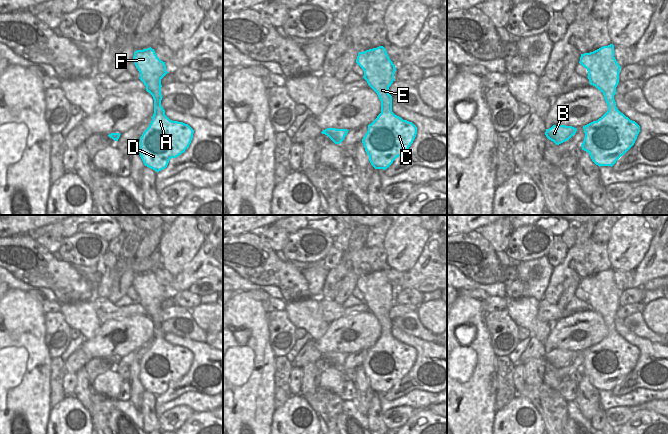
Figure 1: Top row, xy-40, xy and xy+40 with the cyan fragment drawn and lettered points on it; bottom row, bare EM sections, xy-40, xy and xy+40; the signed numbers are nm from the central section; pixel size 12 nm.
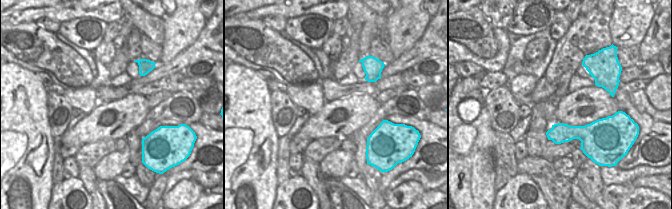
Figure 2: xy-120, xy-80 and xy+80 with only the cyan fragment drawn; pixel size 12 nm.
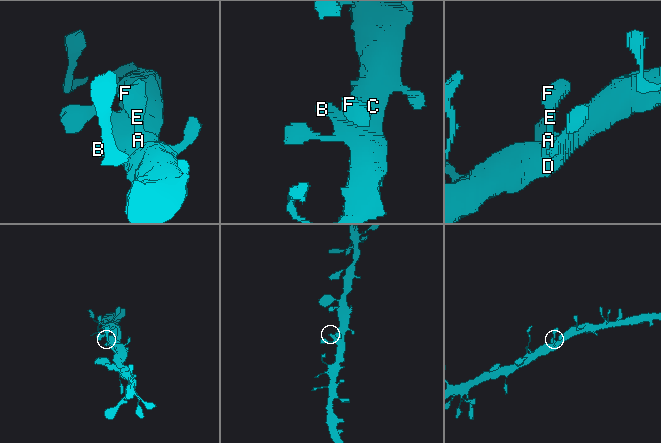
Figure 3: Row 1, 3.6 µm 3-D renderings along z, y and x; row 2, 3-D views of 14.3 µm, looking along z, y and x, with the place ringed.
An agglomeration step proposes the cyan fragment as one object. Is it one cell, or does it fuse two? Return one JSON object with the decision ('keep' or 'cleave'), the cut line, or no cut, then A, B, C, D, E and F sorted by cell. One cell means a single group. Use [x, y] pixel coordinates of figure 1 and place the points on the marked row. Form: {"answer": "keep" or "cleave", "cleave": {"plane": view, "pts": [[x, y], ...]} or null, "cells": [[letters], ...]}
{"answer": "keep", "cleave": null, "cells": [["A", "B", "C", "D", "E", "F"]]}

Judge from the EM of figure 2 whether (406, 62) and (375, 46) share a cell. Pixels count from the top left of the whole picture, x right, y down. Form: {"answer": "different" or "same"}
{"answer": "different"}

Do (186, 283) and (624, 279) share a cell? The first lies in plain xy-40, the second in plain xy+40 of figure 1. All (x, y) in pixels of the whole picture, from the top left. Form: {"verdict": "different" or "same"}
{"verdict": "different"}

